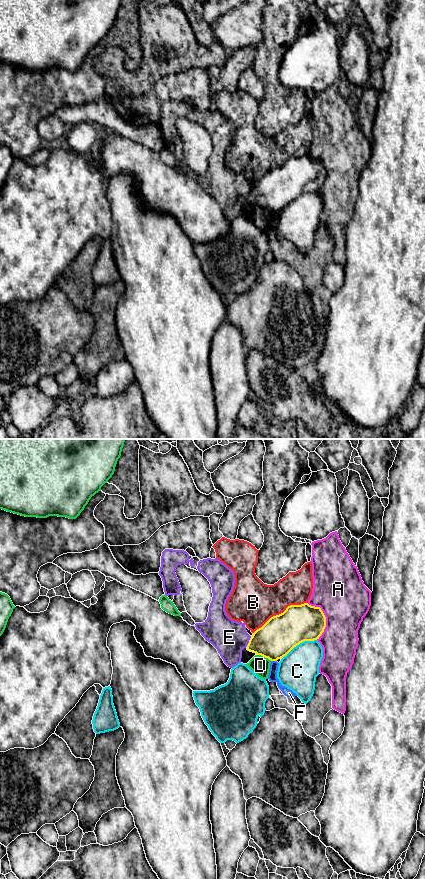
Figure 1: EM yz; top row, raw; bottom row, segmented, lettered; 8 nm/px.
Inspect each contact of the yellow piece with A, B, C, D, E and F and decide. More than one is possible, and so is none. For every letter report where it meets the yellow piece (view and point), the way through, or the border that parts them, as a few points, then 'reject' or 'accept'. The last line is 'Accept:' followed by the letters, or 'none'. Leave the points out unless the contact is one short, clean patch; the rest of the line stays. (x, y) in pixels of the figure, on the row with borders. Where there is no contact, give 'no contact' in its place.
A: yz (325, 617) | reject
B: yz (279, 614) | reject
C: yz (299, 643) | reject
D: yz (264, 656) | along yz (257, 654), (271, 660) | reject
E: yz (249, 642) | along yz (251, 637), (245, 647) | reject
F: yz (274, 660) | along yz (271, 660), (276, 661) | reject
Accept: none

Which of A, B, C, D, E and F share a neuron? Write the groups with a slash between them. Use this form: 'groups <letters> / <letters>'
groups A / B / C / D / E / F

